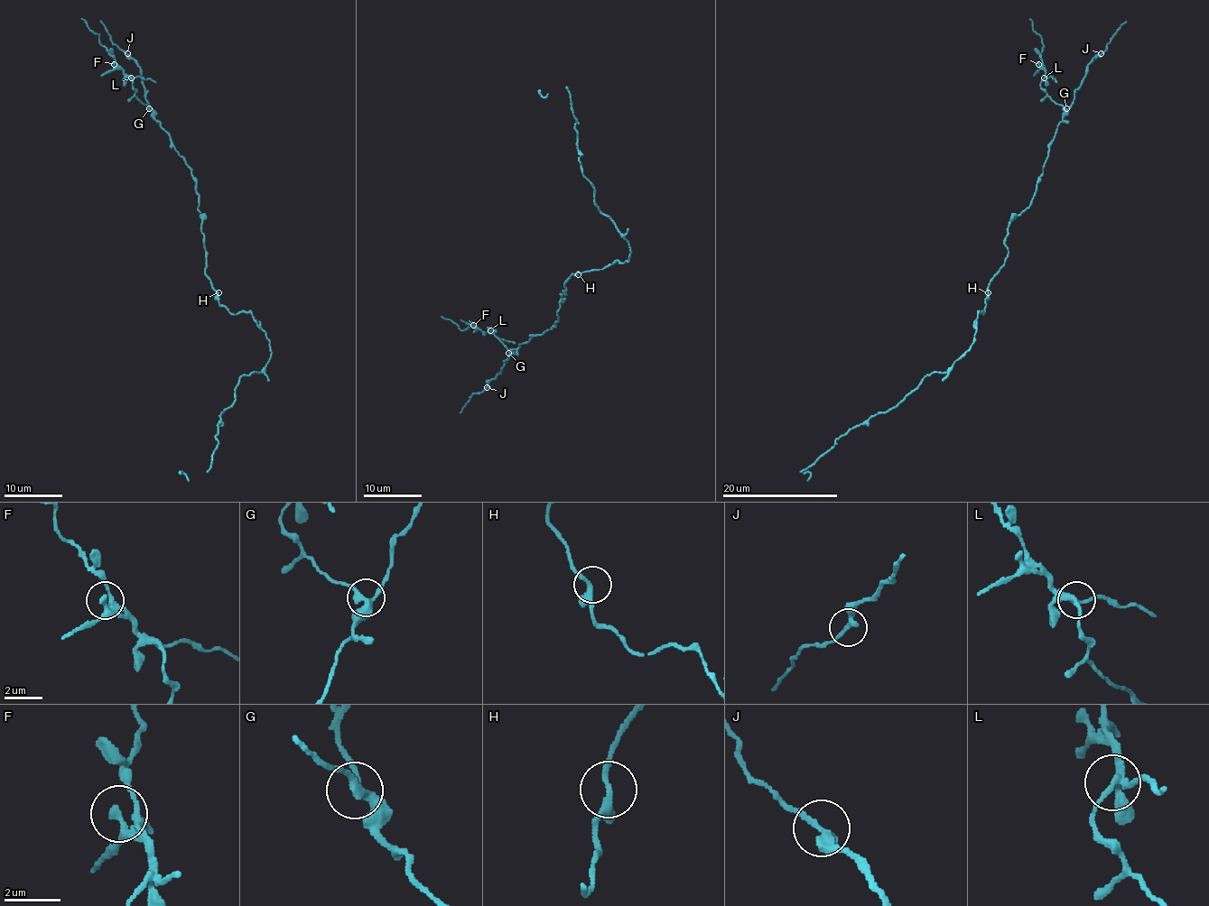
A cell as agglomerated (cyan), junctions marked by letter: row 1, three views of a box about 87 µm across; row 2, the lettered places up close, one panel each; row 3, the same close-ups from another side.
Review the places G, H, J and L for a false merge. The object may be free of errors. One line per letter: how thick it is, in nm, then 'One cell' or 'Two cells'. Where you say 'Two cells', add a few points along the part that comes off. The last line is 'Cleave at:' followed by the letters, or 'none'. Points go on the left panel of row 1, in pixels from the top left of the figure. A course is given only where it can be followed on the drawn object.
G: Thickness 280 nm. One cell
H: Thickness 200 nm. One cell
J: Thickness 280 nm. One cell
L: Thickness 220 nm. Two cells. Course of the part to remove: (132, 77), (125, 72), (101, 43), (98, 35), (81, 19)
Cleave at: L

